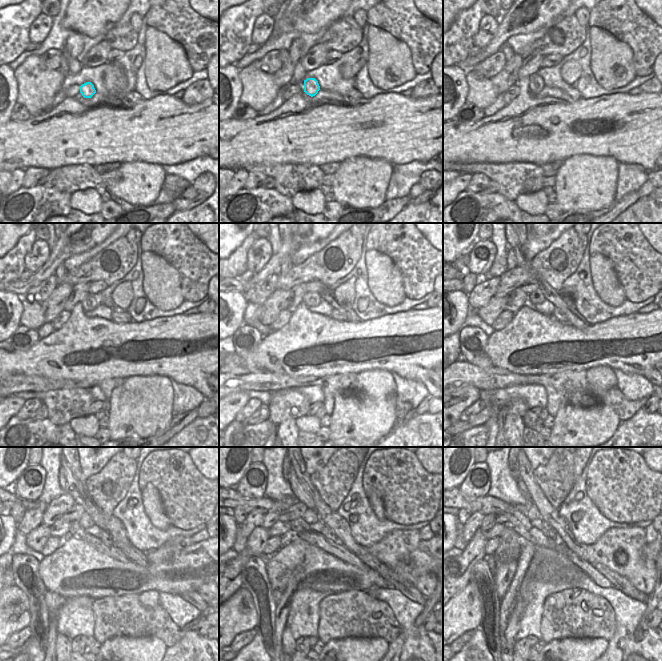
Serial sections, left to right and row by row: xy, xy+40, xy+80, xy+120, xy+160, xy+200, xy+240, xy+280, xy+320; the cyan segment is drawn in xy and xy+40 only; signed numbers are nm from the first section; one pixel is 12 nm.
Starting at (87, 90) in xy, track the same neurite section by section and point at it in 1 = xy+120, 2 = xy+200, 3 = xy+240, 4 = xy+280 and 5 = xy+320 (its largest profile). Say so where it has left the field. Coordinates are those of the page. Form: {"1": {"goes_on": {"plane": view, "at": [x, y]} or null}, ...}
{"1": {"goes_on": {"plane": "xy+120", "at": [89, 303]}}, "2": {"goes_on": {"plane": "xy+200", "at": [537, 297]}}, "3": {"goes_on": {"plane": "xy+240", "at": [86, 521]}}, "4": {"goes_on": {"plane": "xy+280", "at": [310, 516]}}, "5": {"goes_on": {"plane": "xy+320", "at": [533, 514]}}}

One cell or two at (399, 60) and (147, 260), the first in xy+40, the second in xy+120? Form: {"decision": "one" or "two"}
{"decision": "one"}

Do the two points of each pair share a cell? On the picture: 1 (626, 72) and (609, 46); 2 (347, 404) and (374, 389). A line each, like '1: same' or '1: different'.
1: same
2: same

